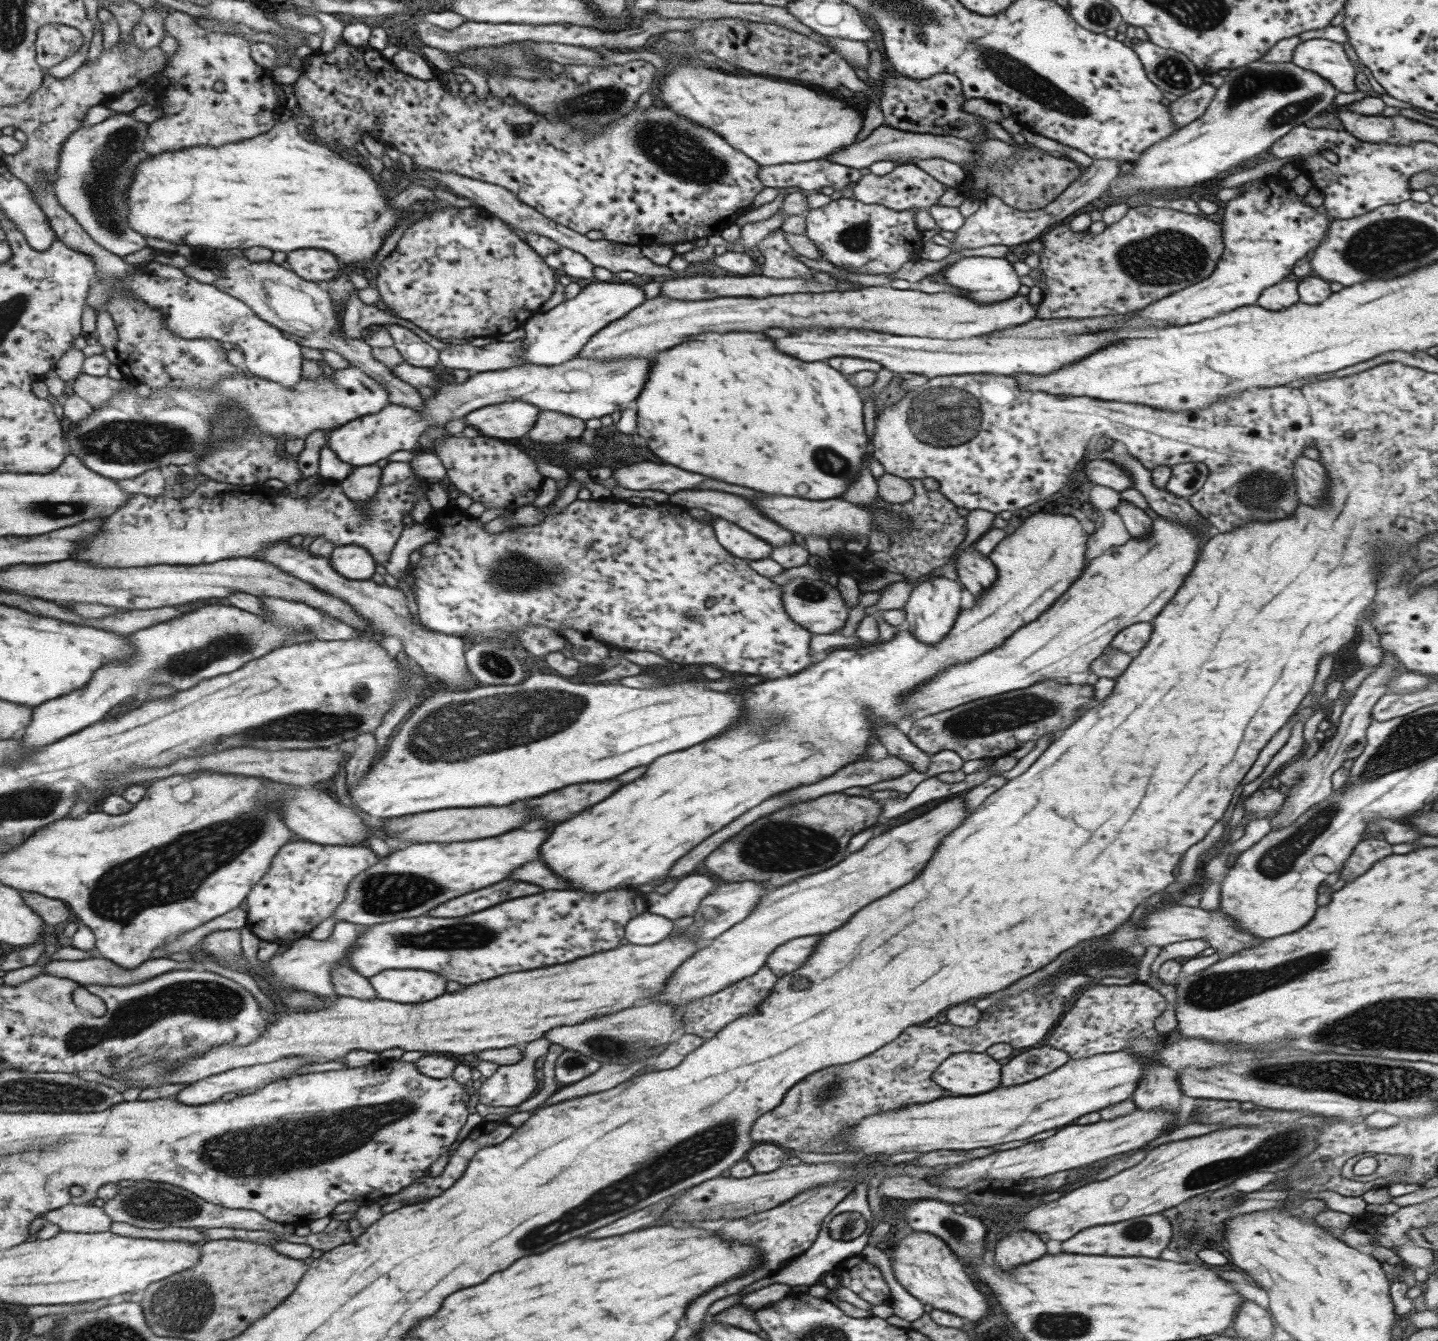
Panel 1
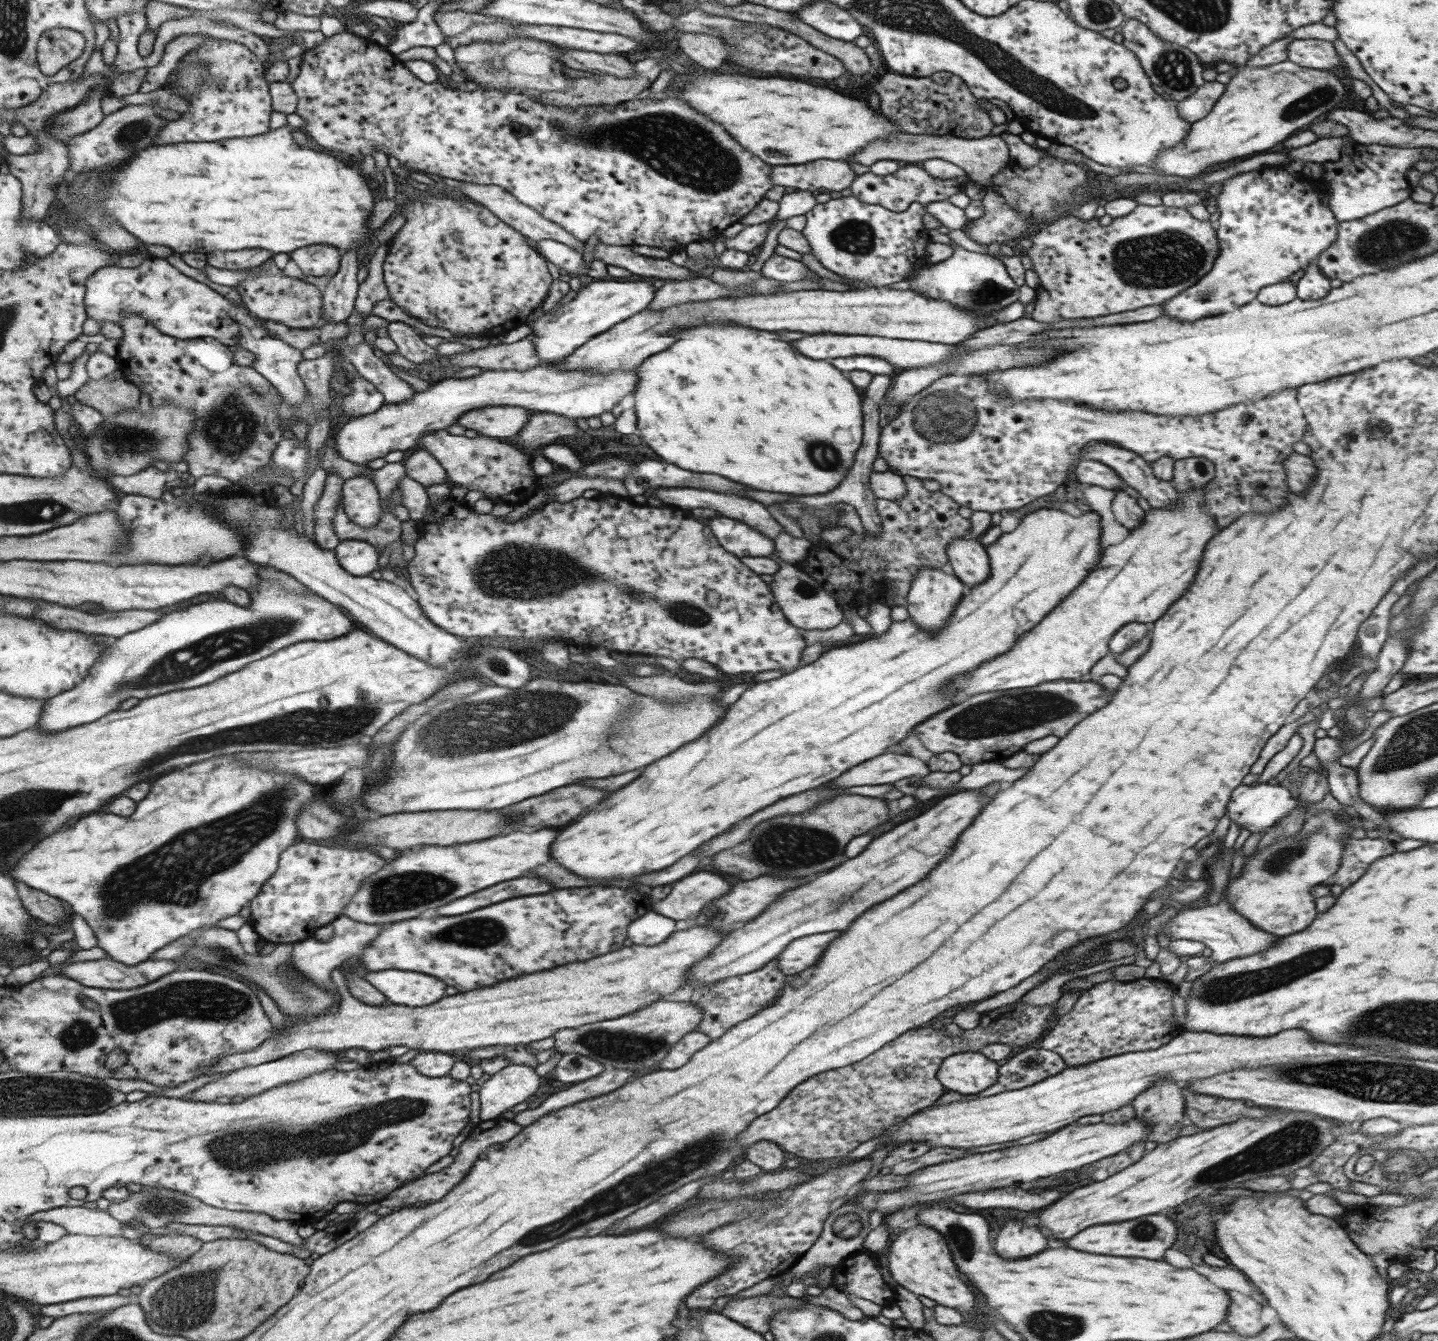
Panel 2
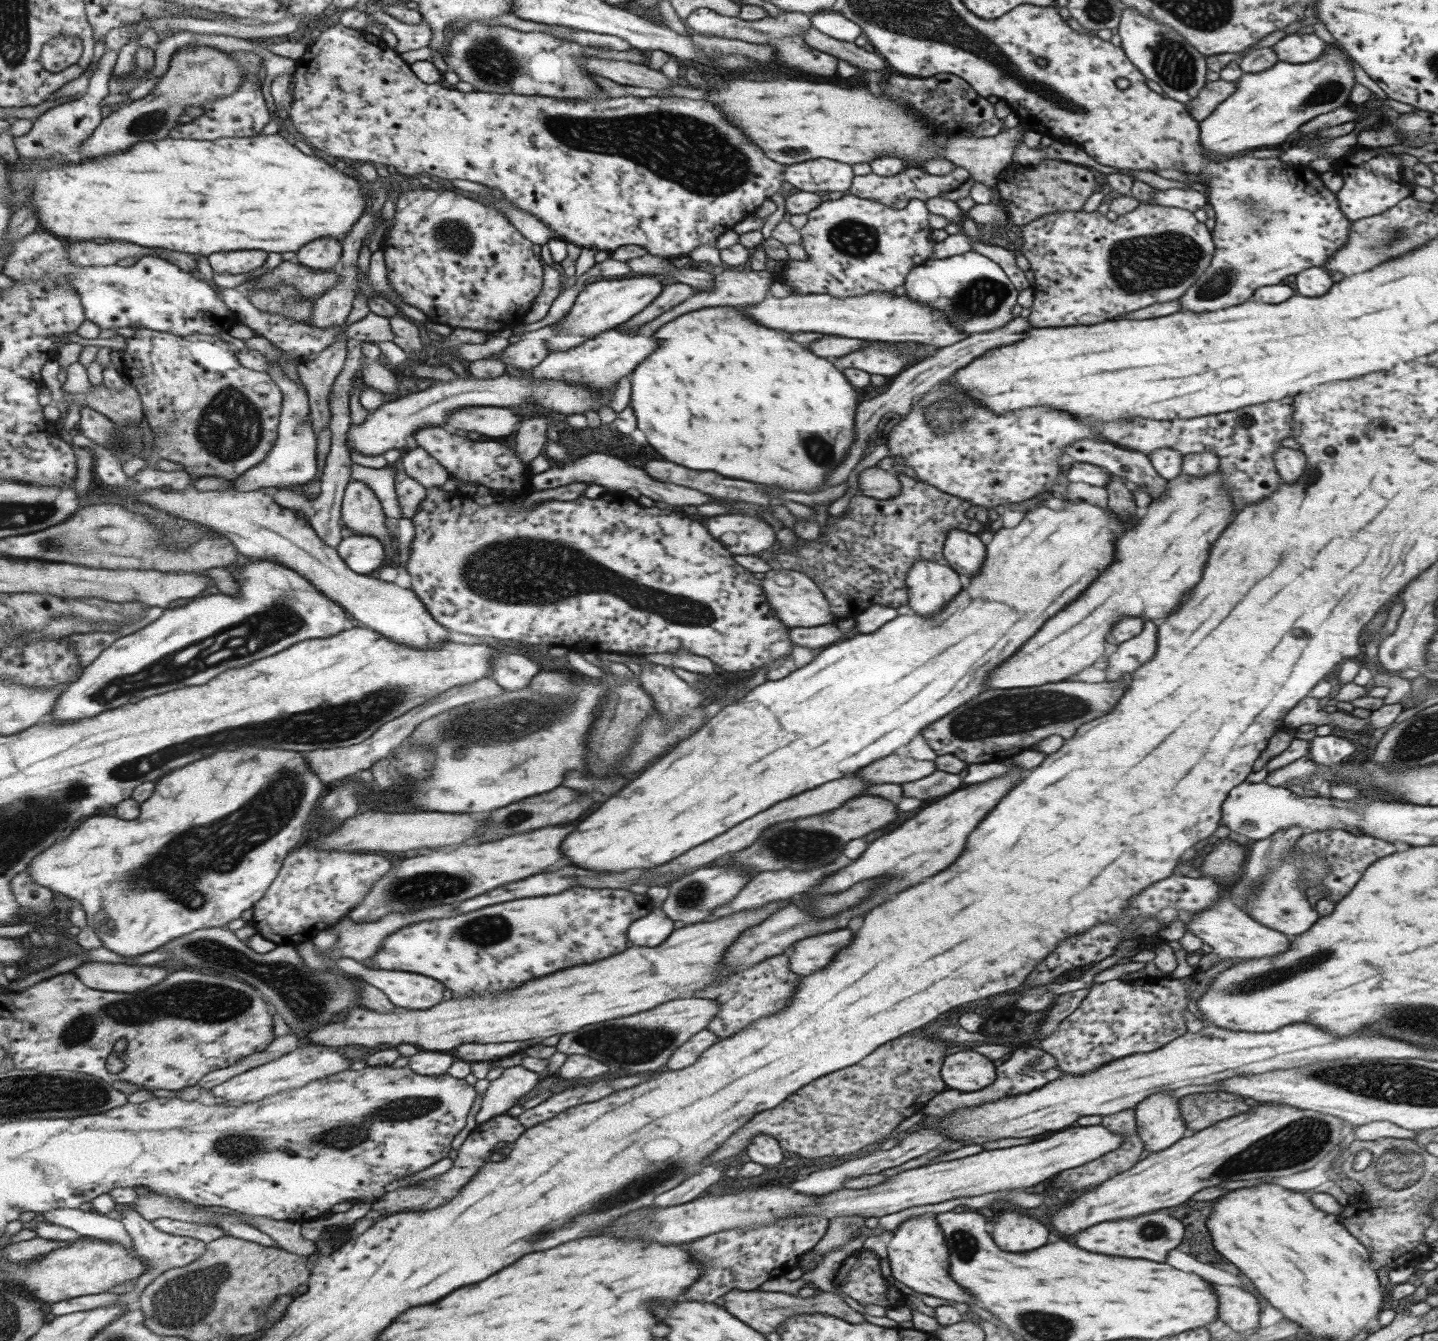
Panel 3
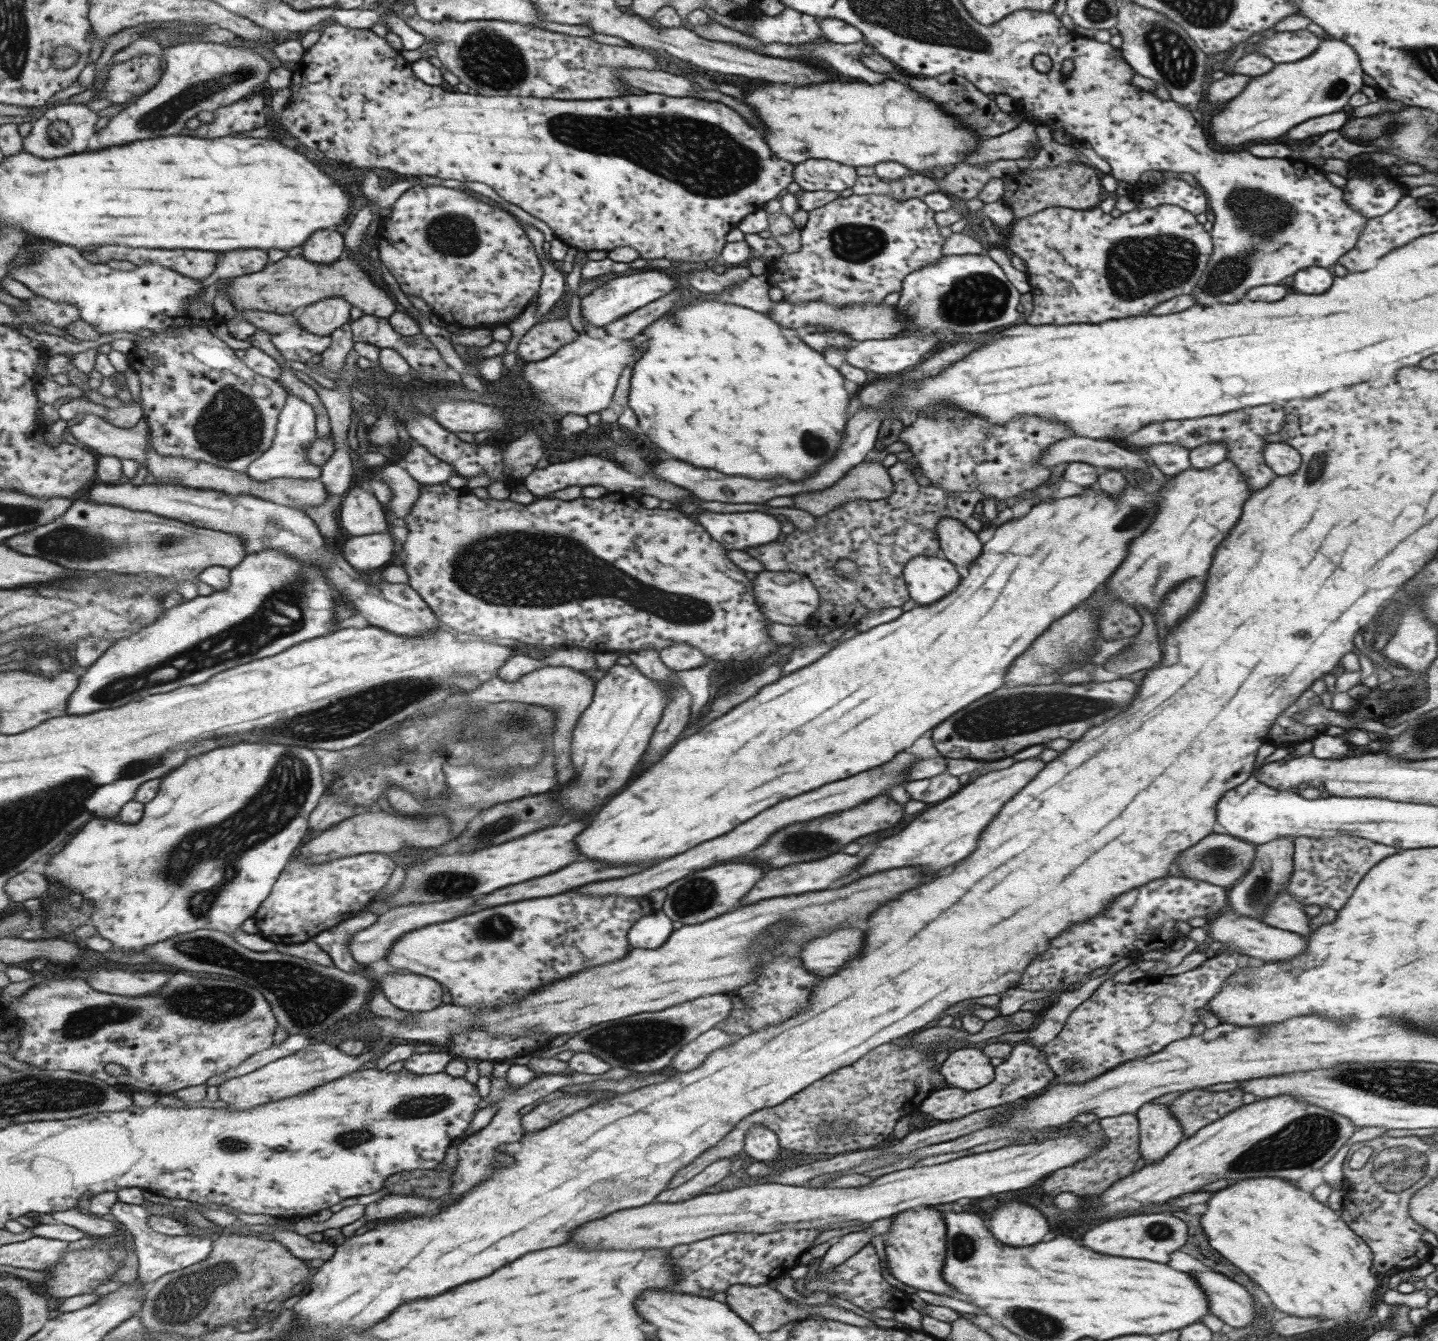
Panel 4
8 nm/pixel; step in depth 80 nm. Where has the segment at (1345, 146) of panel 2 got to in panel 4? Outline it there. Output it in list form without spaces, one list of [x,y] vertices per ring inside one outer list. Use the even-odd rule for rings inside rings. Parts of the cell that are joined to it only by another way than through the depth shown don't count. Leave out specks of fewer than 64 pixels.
[[[1350,160],[1348,165],[1355,171],[1355,177],[1347,179],[1347,183],[1341,190],[1343,190],[1343,200],[1345,204],[1359,212],[1362,217],[1373,218],[1381,216],[1389,210],[1392,210],[1399,202],[1400,198],[1407,195],[1407,188],[1399,185],[1396,176],[1391,176],[1387,172],[1385,166],[1378,166],[1371,163],[1357,163],[1353,164]]]

